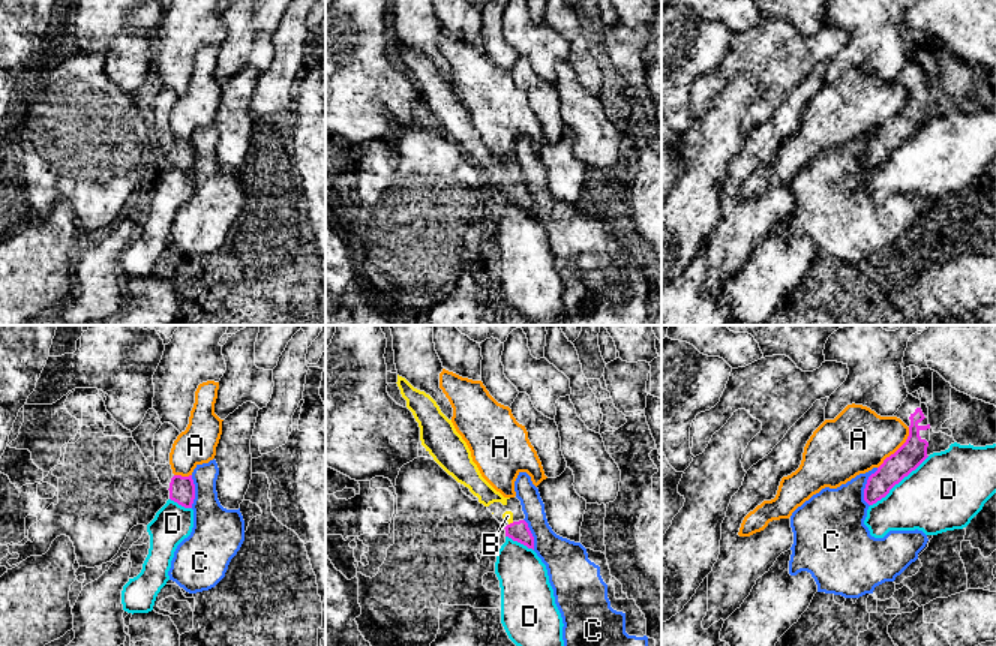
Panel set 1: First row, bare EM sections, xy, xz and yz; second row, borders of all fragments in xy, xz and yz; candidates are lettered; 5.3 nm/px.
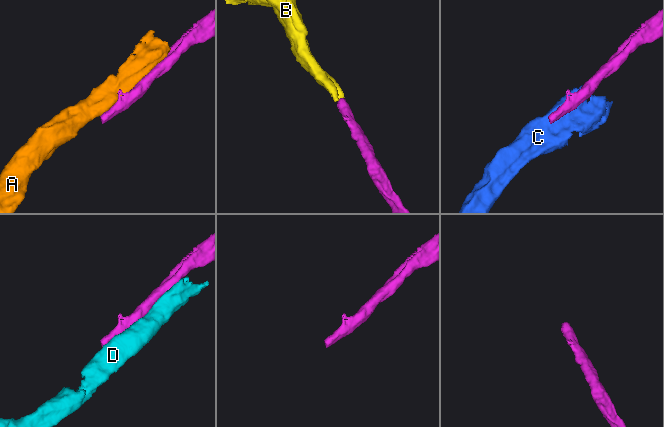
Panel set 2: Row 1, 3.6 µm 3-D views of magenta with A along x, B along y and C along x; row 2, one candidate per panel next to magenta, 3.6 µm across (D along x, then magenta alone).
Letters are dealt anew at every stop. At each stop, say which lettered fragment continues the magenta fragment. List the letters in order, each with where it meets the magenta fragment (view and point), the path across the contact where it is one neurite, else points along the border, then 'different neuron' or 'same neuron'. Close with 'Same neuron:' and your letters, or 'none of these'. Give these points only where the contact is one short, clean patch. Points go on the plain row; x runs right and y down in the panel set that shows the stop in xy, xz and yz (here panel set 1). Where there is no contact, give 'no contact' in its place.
A: contact yz (899, 113); different neuron
B: contact xz (510, 188); way xz (518, 195), (510, 188), (507, 180); same neuron
C: contact yz (866, 152); different neuron
D: contact yz (899, 146); different neuron
Same neuron: B

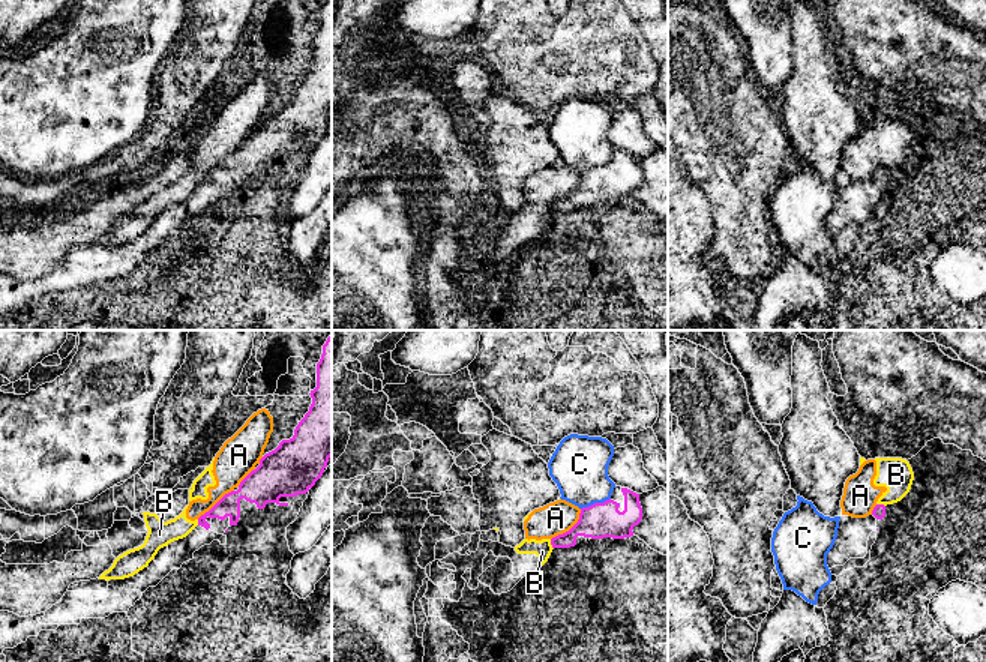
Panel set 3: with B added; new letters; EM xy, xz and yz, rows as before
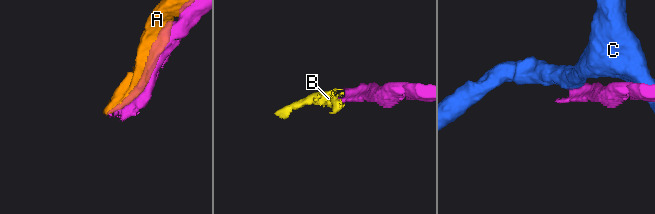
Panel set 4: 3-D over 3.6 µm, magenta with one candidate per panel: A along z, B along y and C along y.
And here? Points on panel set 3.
A: contact xz (571, 192); different neuron
B: contact xz (551, 207); border xz (550, 203), (553, 212); different neuron
C: contact xz (595, 167); different neuron
Same neuron: none of these

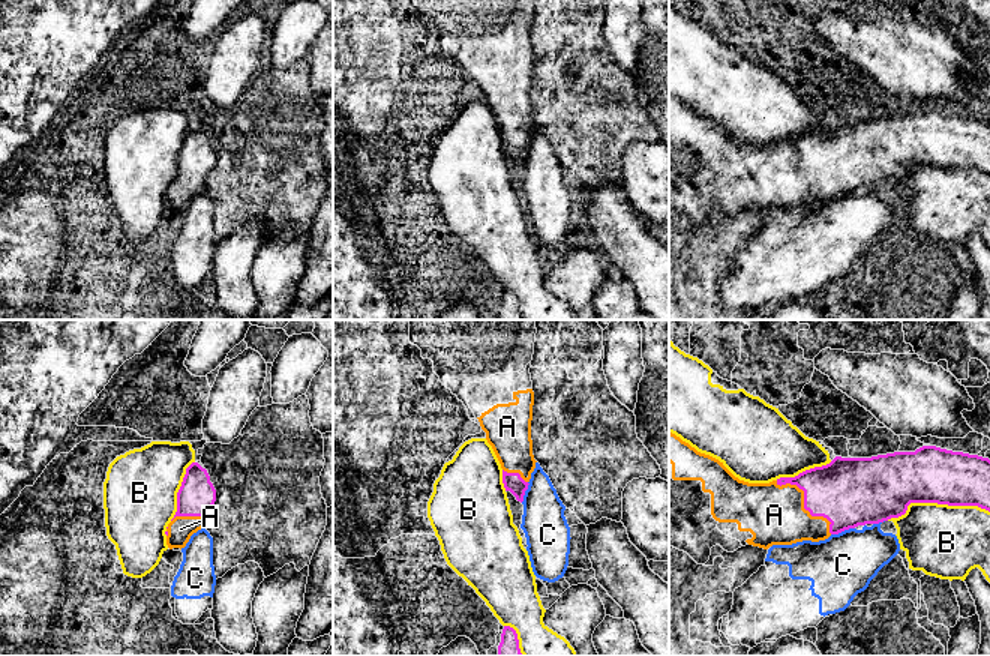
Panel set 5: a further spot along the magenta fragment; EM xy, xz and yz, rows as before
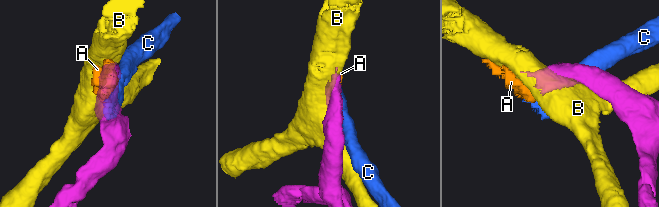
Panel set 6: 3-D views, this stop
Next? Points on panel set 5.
A: contact yz (804, 168); same neuron
B: contact yz (936, 165); different neuron
C: contact yz (842, 194); different neuron
Same neuron: A

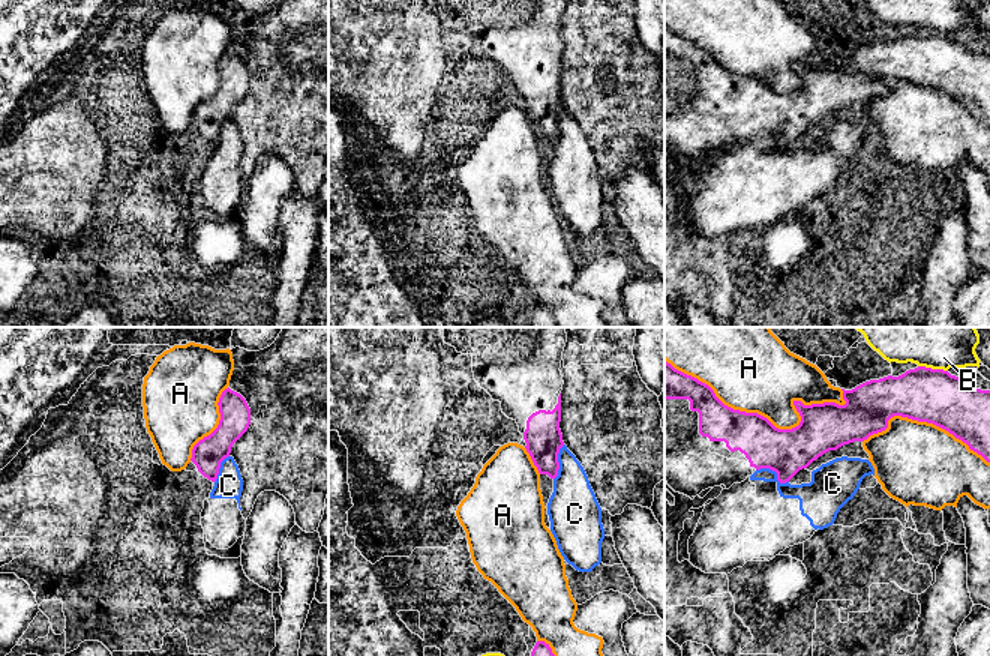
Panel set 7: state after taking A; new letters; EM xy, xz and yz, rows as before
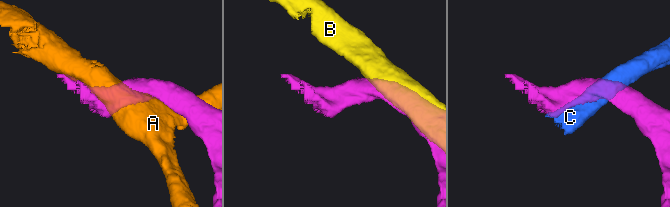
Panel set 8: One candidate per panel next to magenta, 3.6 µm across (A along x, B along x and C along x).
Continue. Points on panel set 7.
A: contact yz (767, 83); different neuron
B: contact yz (933, 33); different neuron
C: contact yz (774, 134); different neuron
Same neuron: none of these

